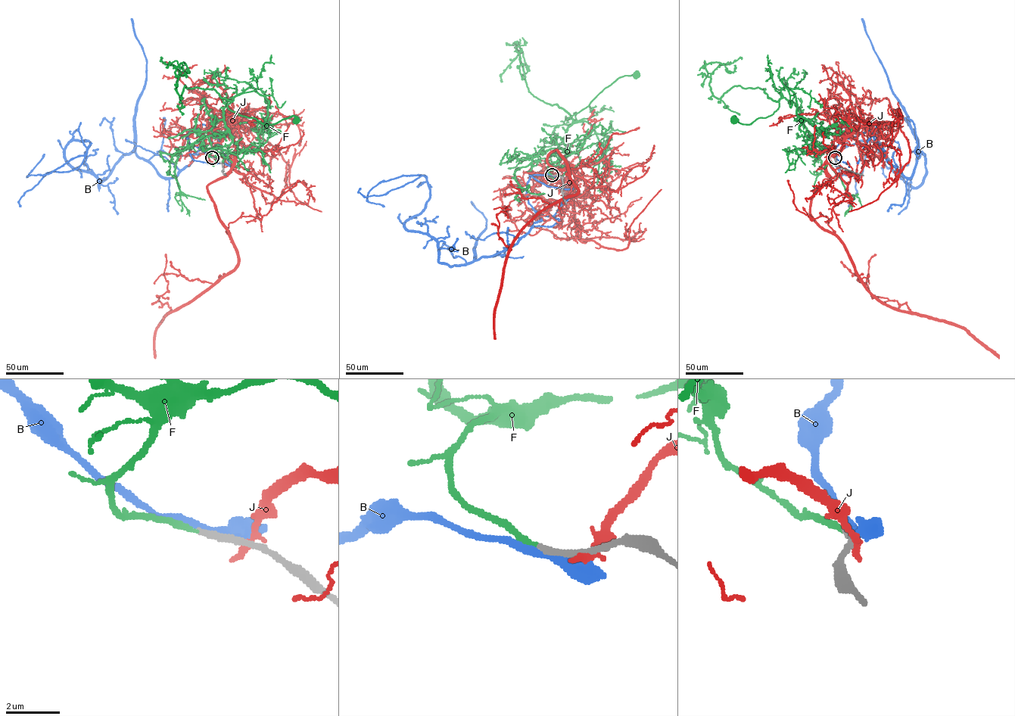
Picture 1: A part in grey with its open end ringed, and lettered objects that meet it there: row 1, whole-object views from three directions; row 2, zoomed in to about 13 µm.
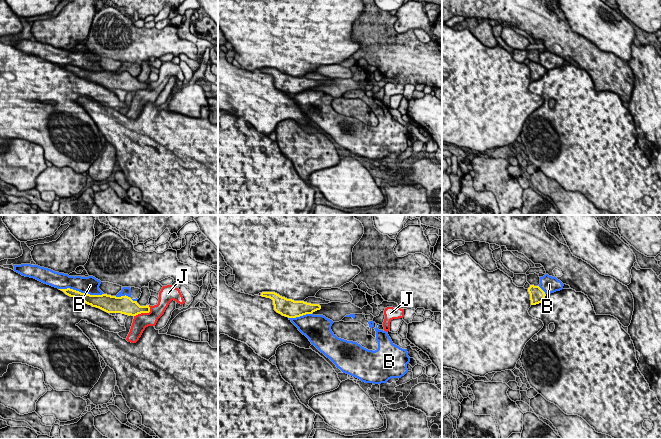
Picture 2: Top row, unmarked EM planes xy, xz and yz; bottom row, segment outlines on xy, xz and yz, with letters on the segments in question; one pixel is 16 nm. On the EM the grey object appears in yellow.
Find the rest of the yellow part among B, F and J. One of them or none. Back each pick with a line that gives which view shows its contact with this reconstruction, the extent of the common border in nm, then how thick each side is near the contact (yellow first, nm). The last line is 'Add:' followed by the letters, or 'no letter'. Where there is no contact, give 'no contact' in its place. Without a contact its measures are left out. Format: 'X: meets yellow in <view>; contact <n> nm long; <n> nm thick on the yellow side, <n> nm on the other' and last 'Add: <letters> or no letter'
F: no contact
Add: F

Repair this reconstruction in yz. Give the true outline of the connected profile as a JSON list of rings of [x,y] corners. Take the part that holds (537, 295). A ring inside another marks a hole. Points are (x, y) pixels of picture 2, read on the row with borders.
[[[530,285],[528,292],[530,294],[531,305],[541,303],[546,296],[545,292],[539,286]]]

